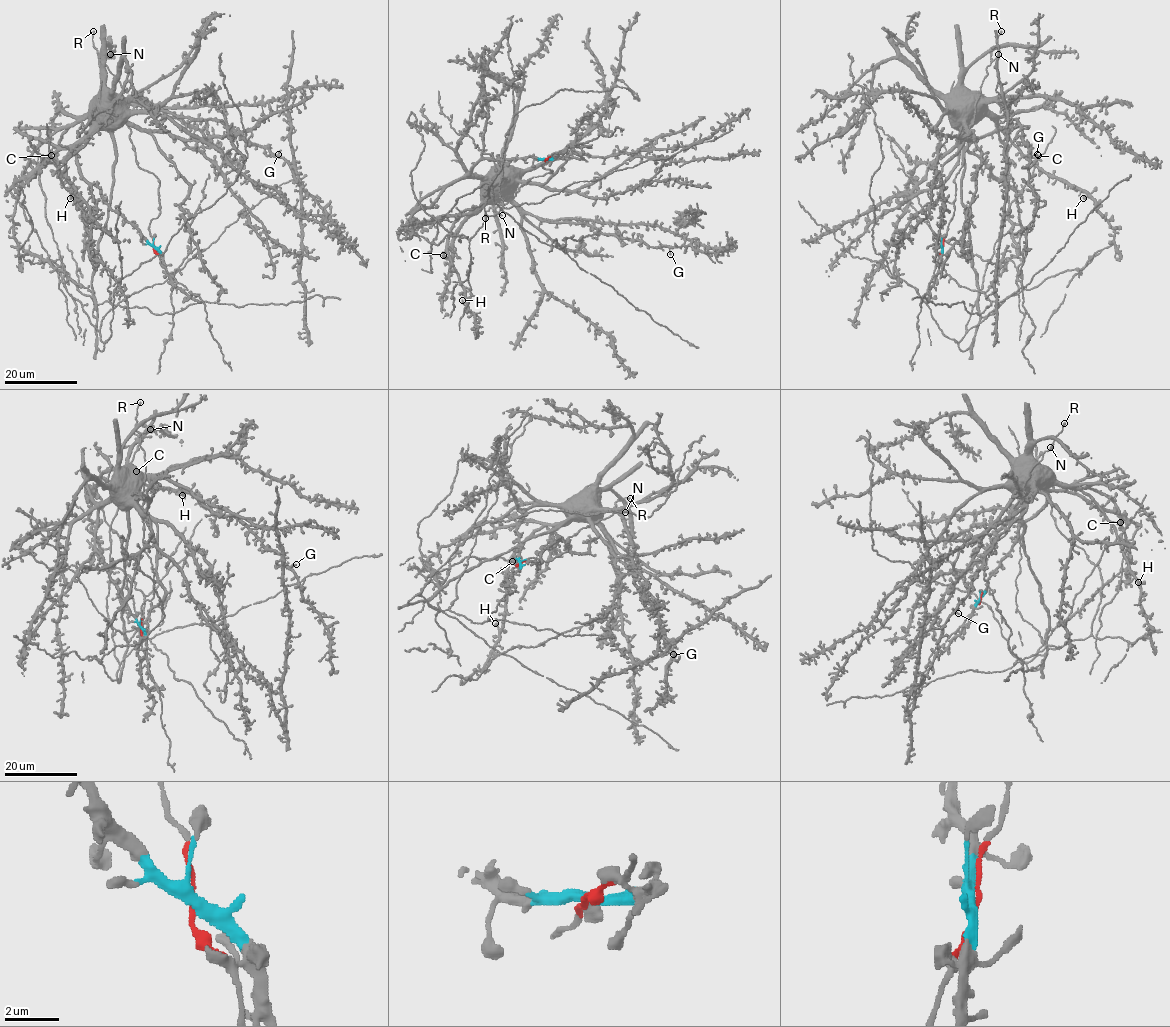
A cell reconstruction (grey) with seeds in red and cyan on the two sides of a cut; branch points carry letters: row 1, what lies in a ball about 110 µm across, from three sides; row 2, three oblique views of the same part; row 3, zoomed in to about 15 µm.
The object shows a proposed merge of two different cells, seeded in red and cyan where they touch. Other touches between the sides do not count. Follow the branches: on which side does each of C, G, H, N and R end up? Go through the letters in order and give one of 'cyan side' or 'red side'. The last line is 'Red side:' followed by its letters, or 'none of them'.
C: cyan side
G: cyan side
H: cyan side
N: red side
R: red side
Red side: N, R

